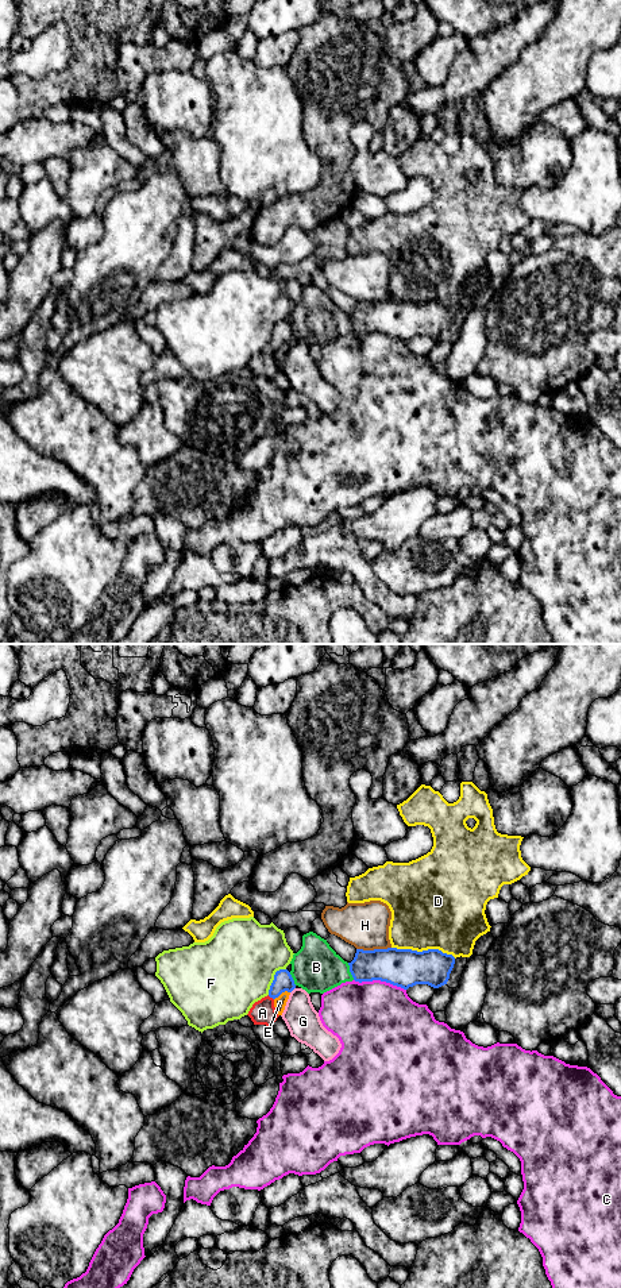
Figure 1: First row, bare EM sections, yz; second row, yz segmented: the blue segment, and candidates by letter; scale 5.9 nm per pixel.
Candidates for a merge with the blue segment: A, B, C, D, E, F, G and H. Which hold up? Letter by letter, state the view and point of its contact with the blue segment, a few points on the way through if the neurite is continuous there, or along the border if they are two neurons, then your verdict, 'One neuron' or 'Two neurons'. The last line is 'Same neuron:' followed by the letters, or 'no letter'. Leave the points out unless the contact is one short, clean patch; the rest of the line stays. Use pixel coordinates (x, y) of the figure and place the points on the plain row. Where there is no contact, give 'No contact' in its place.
A: Touches blue at yz (270, 349). One neuron
B: Touches blue at yz (350, 323). Two neurons
C: Touches blue at yz (380, 331). Two neurons
D: Touches blue at yz (424, 303). Two neurons
E: Touches blue at yz (281, 344). Boundary: yz (289, 343), (282, 343), (274, 351). Two neurons
F: Touches blue at yz (274, 331). Two neurons
G: Touches blue at yz (293, 340). Two neurons
H: Touches blue at yz (374, 301). Two neurons
Same neuron: A

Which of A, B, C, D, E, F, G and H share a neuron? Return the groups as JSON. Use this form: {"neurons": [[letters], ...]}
{"neurons": [["A"], ["B"], ["C"], ["D"], ["E"], ["F"], ["G"], ["H"]]}

